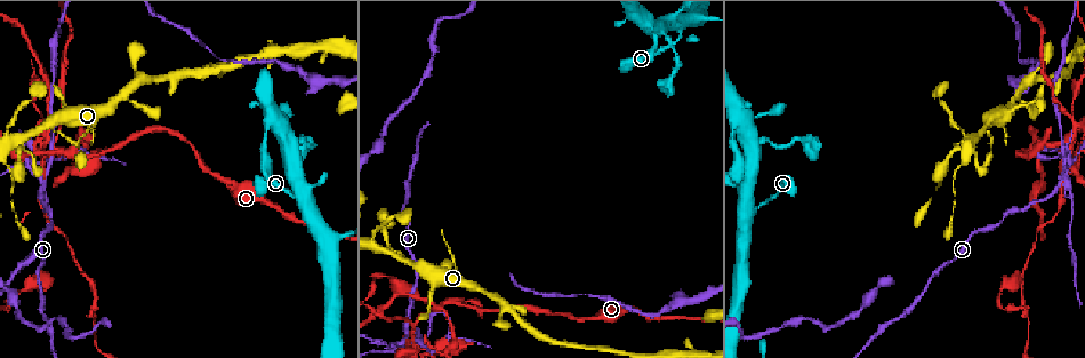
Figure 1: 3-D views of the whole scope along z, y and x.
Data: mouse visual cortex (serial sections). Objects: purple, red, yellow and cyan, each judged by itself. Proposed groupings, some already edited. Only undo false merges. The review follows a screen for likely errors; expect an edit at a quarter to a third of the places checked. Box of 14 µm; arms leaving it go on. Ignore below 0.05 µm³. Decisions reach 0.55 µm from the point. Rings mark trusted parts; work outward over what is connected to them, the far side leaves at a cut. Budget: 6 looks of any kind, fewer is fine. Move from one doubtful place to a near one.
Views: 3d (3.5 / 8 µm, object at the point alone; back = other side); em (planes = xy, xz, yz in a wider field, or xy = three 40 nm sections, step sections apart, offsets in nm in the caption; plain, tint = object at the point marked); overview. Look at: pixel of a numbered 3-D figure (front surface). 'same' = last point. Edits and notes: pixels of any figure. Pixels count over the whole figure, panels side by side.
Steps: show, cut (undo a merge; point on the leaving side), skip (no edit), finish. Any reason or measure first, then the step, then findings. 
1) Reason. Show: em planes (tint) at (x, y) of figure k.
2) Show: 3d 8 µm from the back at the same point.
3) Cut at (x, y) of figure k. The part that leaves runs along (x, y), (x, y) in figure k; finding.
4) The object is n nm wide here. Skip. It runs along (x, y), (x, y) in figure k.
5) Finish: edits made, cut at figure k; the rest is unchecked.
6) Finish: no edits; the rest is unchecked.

Sharp bend. Show: 3d 3.5 µm from the back at (24, 137) of figure 1.

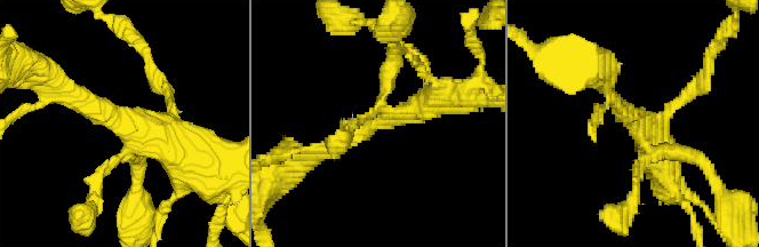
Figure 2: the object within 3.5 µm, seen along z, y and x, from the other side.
Shape alone is not enough. Show: em xy step 1 (tint) at (122, 119) of figure 2.

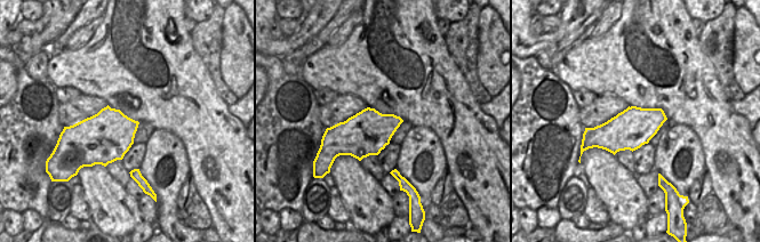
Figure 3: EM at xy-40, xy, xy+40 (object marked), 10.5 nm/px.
The arms are 100, 200, 200, 400 nm wide. Skip. It runs along (64, 90), (183, 157) in figure 2; all the same cell.

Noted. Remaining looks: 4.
Side arm on a straight run. Show: 3d 8 µm at (70, 152) of figure 1.

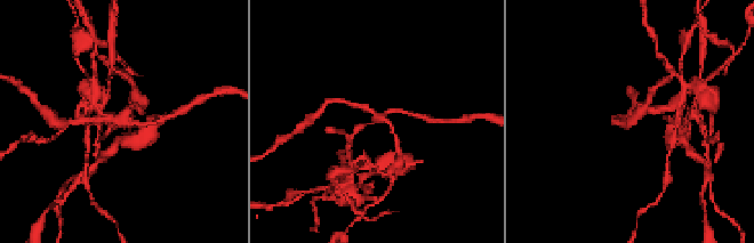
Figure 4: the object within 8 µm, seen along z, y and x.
3 arms meet here; the arms are 100, 150, 200 nm wide. Show: em xy step 2 (tint) at (121, 119) of figure 4.

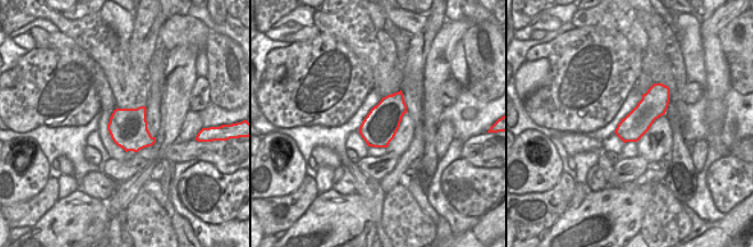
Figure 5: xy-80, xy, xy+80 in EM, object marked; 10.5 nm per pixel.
Cut at (652, 110) of figure 4. Two cells meet here.

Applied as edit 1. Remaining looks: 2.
Finish: edits made, cut at figure 4; the rest is unchecked.

